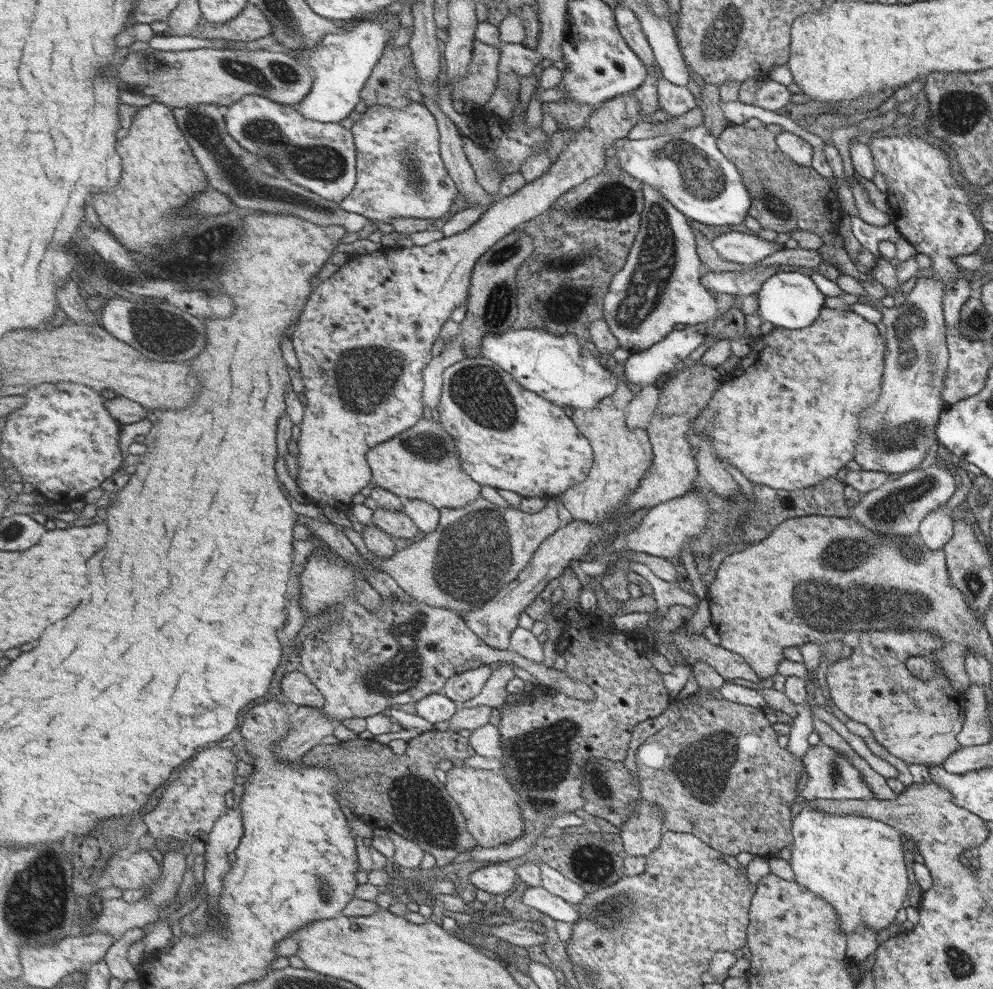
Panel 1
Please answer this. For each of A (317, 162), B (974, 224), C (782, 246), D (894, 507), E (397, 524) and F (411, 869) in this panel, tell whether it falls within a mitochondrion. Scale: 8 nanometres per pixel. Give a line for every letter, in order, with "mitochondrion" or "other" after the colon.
A: mitochondrion
B: other
C: other
D: mitochondrion
E: other
F: other

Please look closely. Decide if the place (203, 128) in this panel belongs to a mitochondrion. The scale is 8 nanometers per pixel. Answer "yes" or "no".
yes

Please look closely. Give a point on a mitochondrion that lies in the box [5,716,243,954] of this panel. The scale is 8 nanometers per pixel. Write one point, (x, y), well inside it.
(32, 901)

